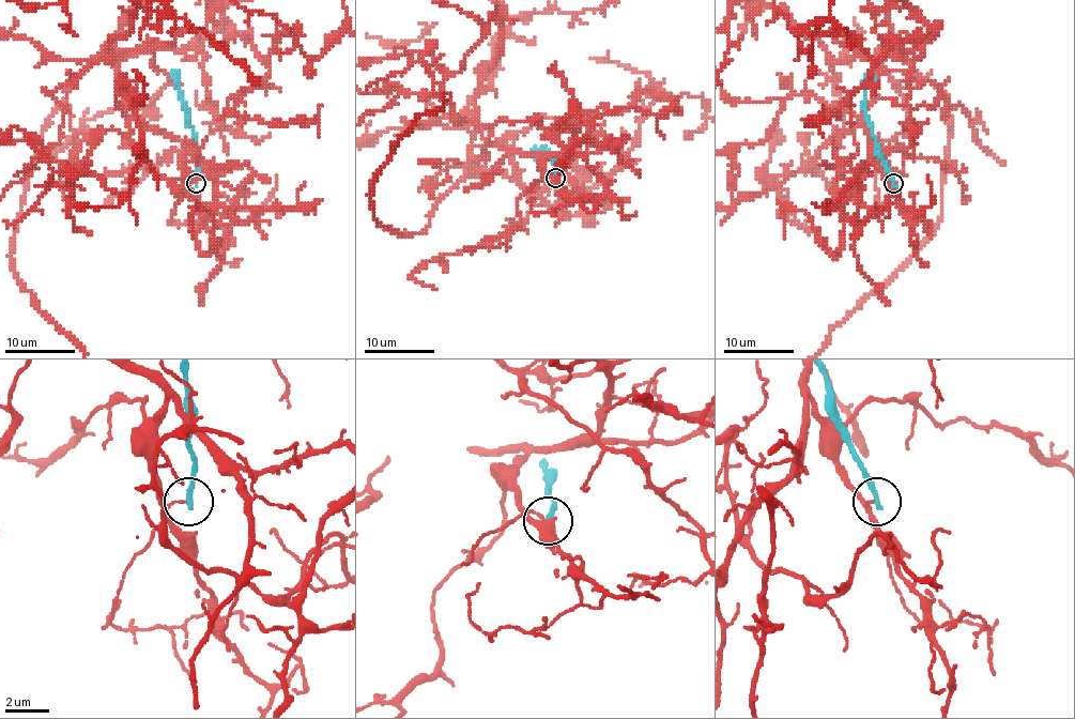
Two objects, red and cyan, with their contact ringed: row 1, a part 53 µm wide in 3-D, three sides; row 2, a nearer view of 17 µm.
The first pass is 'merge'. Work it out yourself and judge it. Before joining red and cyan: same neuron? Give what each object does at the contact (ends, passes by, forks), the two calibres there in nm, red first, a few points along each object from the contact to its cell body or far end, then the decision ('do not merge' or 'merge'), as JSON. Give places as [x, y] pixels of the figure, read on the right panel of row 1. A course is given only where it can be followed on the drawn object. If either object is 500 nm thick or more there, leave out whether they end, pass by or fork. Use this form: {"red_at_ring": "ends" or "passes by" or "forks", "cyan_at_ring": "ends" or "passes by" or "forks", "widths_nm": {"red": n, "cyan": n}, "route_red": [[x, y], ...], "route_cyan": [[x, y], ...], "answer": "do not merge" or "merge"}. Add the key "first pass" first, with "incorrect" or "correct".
{"first pass": "incorrect", "red_at_ring": "ends", "cyan_at_ring": "ends", "widths_nm": {"red": 100, "cyan": 240}, "route_red": [[893, 183], [860, 122], [885, 48], [946, 97], [942, 216]], "route_cyan": [[893, 183], [864, 106], [864, 81], [871, 78], [876, 83]], "answer": "do not merge"}

